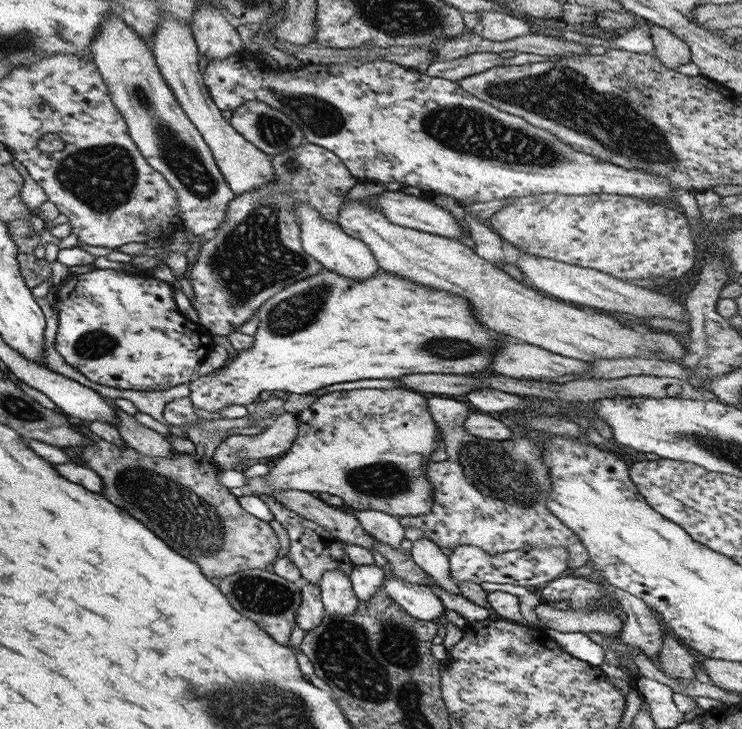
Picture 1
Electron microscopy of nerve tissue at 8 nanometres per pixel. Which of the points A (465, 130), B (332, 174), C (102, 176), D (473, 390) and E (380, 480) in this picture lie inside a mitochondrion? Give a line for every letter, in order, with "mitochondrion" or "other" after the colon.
A: mitochondrion
B: other
C: mitochondrion
D: other
E: mitochondrion

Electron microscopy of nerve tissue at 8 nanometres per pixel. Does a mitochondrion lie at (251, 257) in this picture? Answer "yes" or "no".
yes

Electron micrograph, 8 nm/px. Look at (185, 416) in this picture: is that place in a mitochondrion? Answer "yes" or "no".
no

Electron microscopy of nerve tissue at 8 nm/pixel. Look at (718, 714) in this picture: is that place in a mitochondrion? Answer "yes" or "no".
no

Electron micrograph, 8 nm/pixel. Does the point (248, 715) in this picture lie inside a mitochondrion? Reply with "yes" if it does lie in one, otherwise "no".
yes

